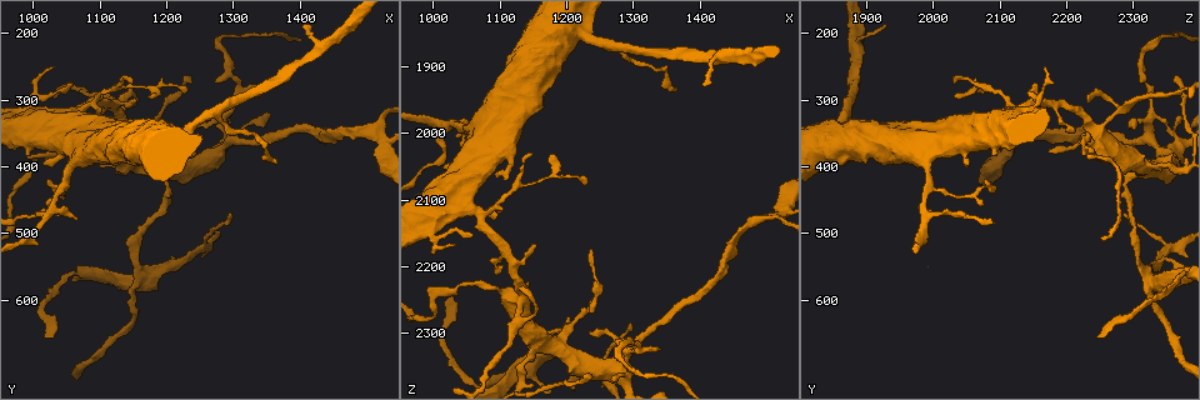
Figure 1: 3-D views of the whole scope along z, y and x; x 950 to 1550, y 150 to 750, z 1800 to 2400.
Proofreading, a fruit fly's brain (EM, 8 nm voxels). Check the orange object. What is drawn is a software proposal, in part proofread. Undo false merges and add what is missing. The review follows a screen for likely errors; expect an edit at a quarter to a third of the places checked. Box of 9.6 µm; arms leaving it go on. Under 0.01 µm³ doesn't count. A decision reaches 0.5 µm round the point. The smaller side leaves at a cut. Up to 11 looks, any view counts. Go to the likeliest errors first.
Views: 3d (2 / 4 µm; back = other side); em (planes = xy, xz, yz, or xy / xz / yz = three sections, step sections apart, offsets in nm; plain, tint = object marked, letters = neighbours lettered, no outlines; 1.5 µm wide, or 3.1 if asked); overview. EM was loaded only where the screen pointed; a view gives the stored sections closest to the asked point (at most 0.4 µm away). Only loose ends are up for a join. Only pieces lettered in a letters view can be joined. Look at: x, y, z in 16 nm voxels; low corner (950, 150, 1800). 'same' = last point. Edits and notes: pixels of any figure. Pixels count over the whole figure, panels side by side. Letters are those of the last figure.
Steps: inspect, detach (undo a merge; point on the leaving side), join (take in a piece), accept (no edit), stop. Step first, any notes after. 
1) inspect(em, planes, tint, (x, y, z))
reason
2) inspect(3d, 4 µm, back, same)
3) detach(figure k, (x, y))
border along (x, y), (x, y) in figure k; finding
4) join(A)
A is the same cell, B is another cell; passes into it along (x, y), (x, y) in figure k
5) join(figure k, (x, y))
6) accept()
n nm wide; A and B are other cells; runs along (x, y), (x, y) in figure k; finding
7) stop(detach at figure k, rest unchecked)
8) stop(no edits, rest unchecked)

inspect(3d, 4 µm, (1100, 350, 2210))
branch stops here

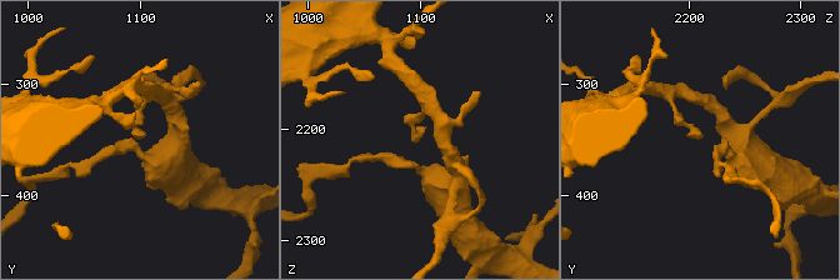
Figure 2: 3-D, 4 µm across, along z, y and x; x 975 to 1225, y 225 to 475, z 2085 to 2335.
inspect(em, xz, step 4, tint, (1096, 348, 2214))

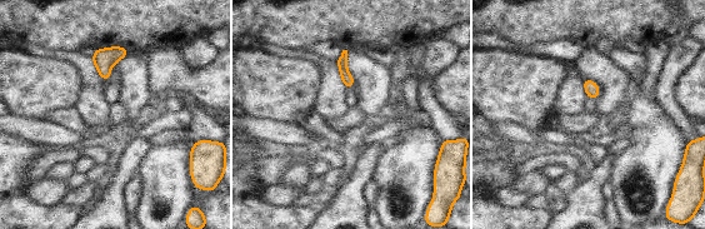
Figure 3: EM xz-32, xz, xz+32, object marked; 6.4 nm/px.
inspect(em, planes, letters, same)
cut it another way

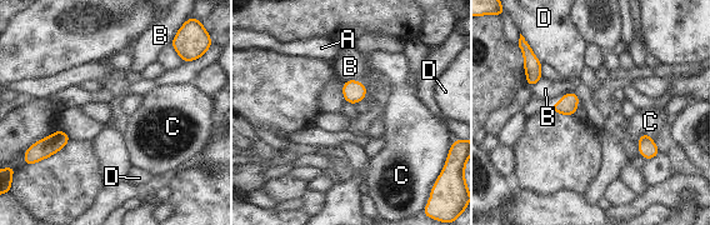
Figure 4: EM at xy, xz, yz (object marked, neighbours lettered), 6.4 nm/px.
accept()
B touches over 150 nm; A, B, C and D are other cells; border along (365, 84), (365, 95), (356, 104) in figure 4; none of them fits

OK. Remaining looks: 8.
inspect(em, planes, tint, (1015, 400, 2050))
stops while still wide

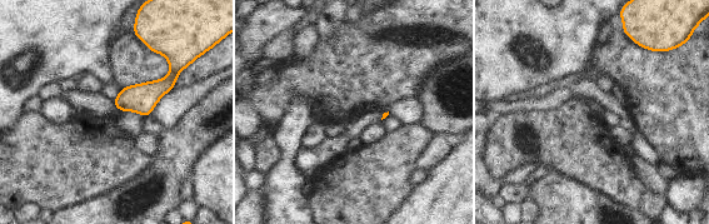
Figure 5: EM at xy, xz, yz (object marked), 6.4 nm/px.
inspect(em, planes, letters, same)
what lies round it

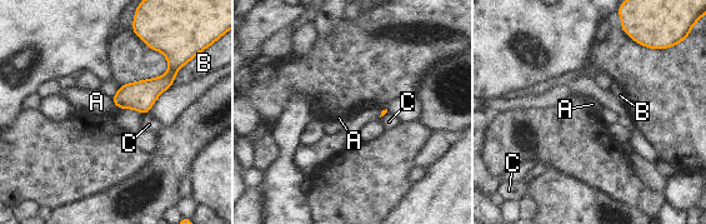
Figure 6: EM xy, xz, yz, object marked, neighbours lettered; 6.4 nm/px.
accept()
A, B and C are other cells; border along (111, 98), (116, 106) in figure 6; no lettered piece goes on from it

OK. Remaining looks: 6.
inspect(em, planes, tint, (1215, 545, 2340))
a fork

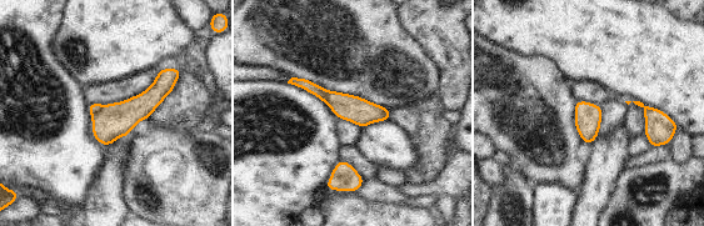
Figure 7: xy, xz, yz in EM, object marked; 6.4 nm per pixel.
inspect(em, planes, letters, same)

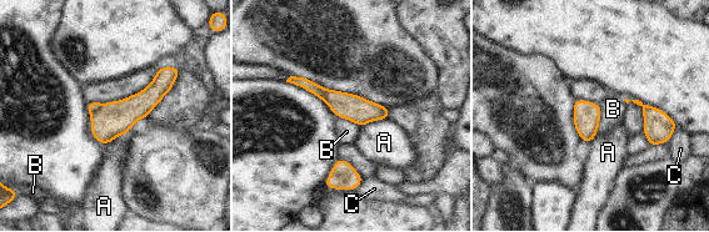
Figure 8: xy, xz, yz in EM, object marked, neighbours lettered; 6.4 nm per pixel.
detach(figure 8, (114, 119))
A touches over 200 nm; A, B and C are other cells; a second neuron is stuck on

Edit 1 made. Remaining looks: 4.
stop(detach at figure 8, rest unchecked)

